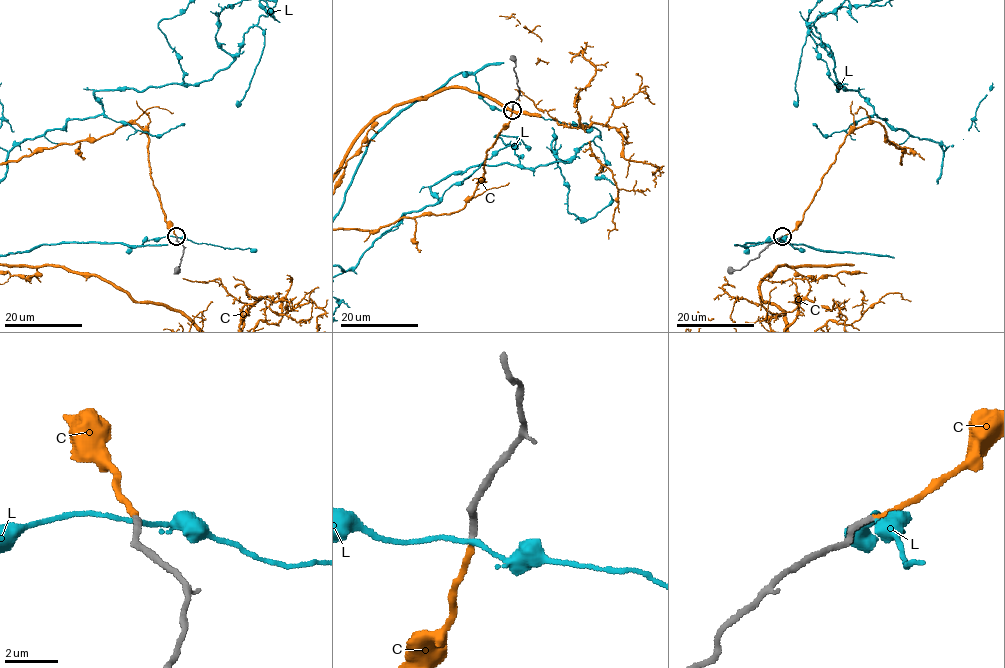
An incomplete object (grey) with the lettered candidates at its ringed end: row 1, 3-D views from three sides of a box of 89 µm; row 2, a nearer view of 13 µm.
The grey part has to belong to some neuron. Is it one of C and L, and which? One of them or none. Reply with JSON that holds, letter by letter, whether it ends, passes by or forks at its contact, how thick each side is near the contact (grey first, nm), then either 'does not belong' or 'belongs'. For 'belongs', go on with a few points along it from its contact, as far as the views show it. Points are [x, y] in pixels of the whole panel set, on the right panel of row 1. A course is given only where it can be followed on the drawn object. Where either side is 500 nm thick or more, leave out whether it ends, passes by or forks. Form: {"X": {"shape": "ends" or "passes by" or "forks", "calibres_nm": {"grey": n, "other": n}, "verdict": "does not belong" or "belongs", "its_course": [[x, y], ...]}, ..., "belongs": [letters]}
{"C": {"shape": "ends", "calibres_nm": {"grey": 240, "other": 200}, "verdict": "belongs"}, "L": {"shape": "passes by", "calibres_nm": {"grey": 240, "other": 170}, "verdict": "does not belong"}, "belongs": ["C"]}

